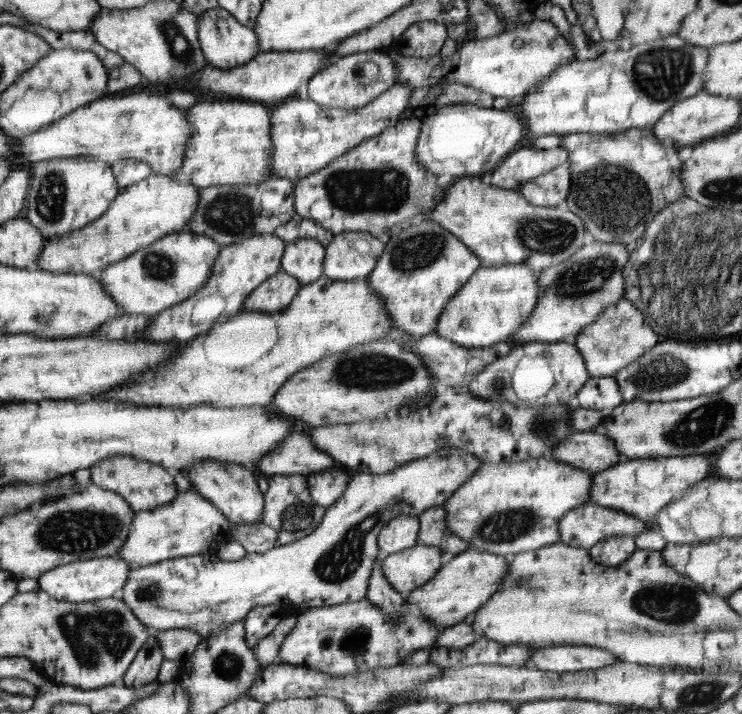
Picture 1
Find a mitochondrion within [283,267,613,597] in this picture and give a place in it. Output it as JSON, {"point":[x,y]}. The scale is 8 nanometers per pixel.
{"point":[340,562]}

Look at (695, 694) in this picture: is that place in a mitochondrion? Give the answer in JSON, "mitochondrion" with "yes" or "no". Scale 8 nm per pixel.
{"mitochondrion":"yes"}

